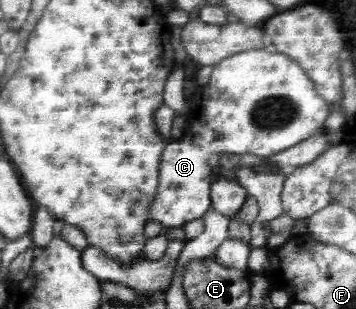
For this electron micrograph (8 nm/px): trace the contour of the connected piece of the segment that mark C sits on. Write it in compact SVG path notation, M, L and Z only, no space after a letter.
M252 49L226 57L213 66L198 112L184 130L183 139L171 140L160 156L156 198L148 208L148 222L157 220L164 228L202 219L211 206L210 179L222 154L276 156L310 138L323 128L328 103L319 96L311 77L280 52Z

